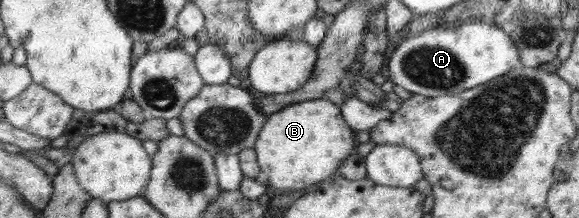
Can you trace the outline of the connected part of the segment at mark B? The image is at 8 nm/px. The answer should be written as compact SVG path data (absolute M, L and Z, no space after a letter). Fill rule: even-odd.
M323 97L291 104L272 113L264 121L253 149L262 179L268 181L271 188L279 191L307 191L315 188L317 182L324 182L336 175L336 170L351 153L355 153L356 147L356 133L345 123L340 106Z

